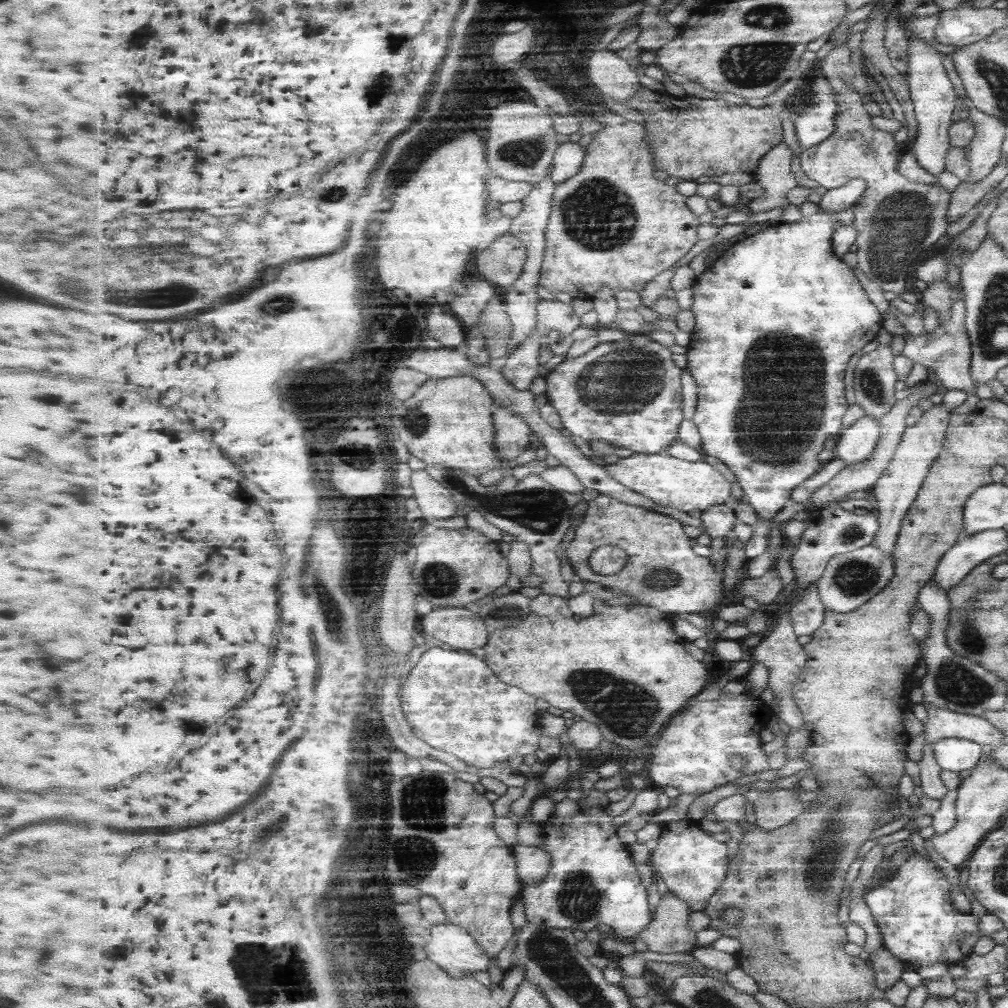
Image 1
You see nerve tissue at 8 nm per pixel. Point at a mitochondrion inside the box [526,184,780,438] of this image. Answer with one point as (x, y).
(618, 381)

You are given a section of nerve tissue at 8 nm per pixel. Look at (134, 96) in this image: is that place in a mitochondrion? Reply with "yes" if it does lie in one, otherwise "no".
no

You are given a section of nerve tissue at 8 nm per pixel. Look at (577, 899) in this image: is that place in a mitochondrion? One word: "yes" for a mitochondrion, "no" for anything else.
yes

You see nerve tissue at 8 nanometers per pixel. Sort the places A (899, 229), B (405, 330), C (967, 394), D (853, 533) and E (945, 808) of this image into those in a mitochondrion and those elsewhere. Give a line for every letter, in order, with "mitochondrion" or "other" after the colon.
A: mitochondrion
B: other
C: other
D: mitochondrion
E: other

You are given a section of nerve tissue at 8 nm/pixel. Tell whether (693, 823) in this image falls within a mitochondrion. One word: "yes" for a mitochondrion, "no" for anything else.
no

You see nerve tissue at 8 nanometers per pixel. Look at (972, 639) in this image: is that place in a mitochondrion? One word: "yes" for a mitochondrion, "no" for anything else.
yes

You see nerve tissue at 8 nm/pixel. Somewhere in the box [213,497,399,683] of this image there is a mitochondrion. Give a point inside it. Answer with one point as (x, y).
(334, 621)

